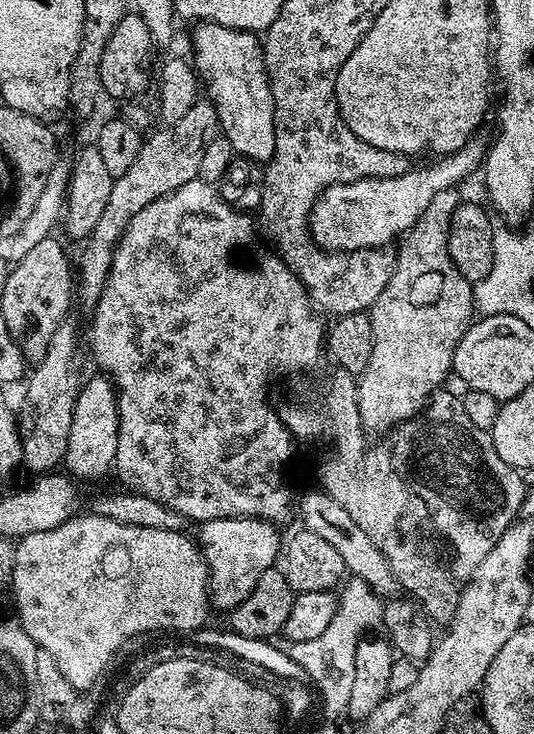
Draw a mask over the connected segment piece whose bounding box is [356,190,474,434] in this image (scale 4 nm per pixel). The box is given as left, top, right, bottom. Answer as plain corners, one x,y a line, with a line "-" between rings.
445,190
436,195
434,202
430,202
430,206
418,218
416,225
409,228
399,241
401,244
396,252
390,282
386,282
386,290
378,294
378,298
371,306
374,350
370,354
370,366
359,377
356,389
360,421
364,431
369,434
391,433
397,424
411,420
423,412
424,405
443,385
440,383
450,376
454,350
469,324
473,323
473,285
457,270
448,253
448,227
454,210
461,200
462,196
459,196
456,190

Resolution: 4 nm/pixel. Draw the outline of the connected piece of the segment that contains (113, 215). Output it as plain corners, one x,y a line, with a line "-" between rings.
199,100
182,116
182,118
165,125
164,129
145,139
138,150
138,158
134,158
130,170
126,174
115,177
110,190
110,198
106,202
106,210
102,210
102,218
98,218
98,226
83,241
80,252
80,270
78,266
78,283
74,292
88,310
95,309
102,298
102,290
108,285
110,266
114,262
116,247
120,245
126,226
138,214
138,210
146,210
150,202
178,190
178,186
186,186
186,182
197,179
200,175
198,165
202,162
202,150
206,150
209,140
217,135
219,120
216,108
211,101

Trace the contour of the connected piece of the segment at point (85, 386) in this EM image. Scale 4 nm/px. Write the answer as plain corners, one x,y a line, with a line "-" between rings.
99,375
90,377
88,381
85,379
79,385
76,405
73,408
73,421
70,424
63,467
67,475
77,481
100,480
107,472
113,471
116,462
120,401
116,395
116,385
107,375

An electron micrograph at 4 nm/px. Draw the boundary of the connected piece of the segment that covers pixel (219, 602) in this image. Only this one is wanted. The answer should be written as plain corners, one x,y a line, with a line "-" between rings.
227,516
217,520
206,520
199,525
200,540
198,547
204,563
208,566
208,582
210,585
210,604
213,609
225,608
231,610
237,608
254,590
254,582
262,578
266,569
273,567
277,563
282,552
282,536
278,533
277,525
269,524
267,520
256,520
253,516

